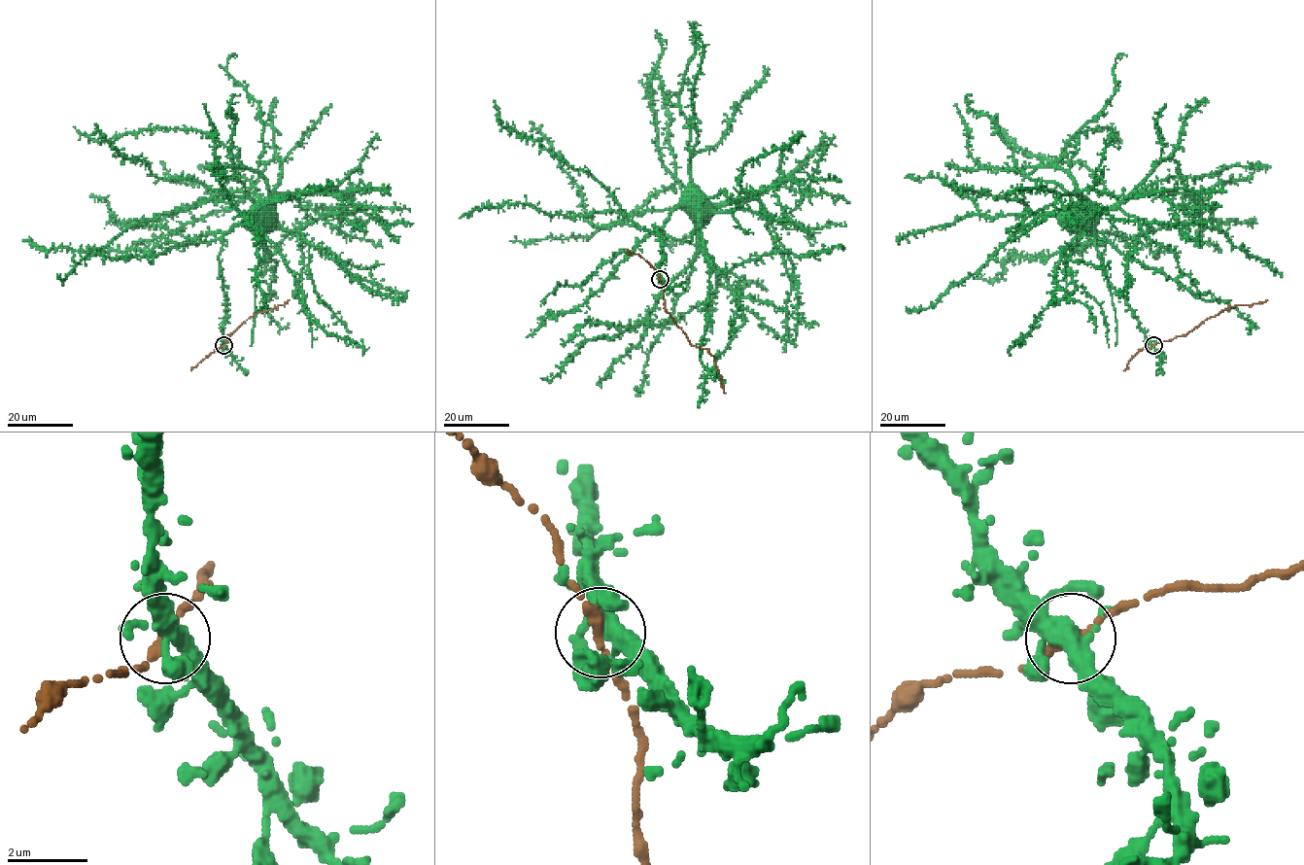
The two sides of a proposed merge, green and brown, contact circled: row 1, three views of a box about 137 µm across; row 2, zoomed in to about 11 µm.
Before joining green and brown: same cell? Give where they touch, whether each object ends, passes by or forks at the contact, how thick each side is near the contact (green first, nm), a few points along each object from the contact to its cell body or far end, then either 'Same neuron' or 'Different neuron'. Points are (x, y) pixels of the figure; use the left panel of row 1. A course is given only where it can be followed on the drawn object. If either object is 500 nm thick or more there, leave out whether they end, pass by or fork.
Place: (223, 345). At the ring green forks. At the ring brown passes by. Thickness 340 nm (green) against 220 nm. Course of green: (224, 345), (222, 238), (245, 223), (270, 193), (280, 178), (277, 159), (237, 203), (124, 251). Course of brown: (223, 345), (228, 335), (255, 313), (284, 305), (289, 300). Same neuron

